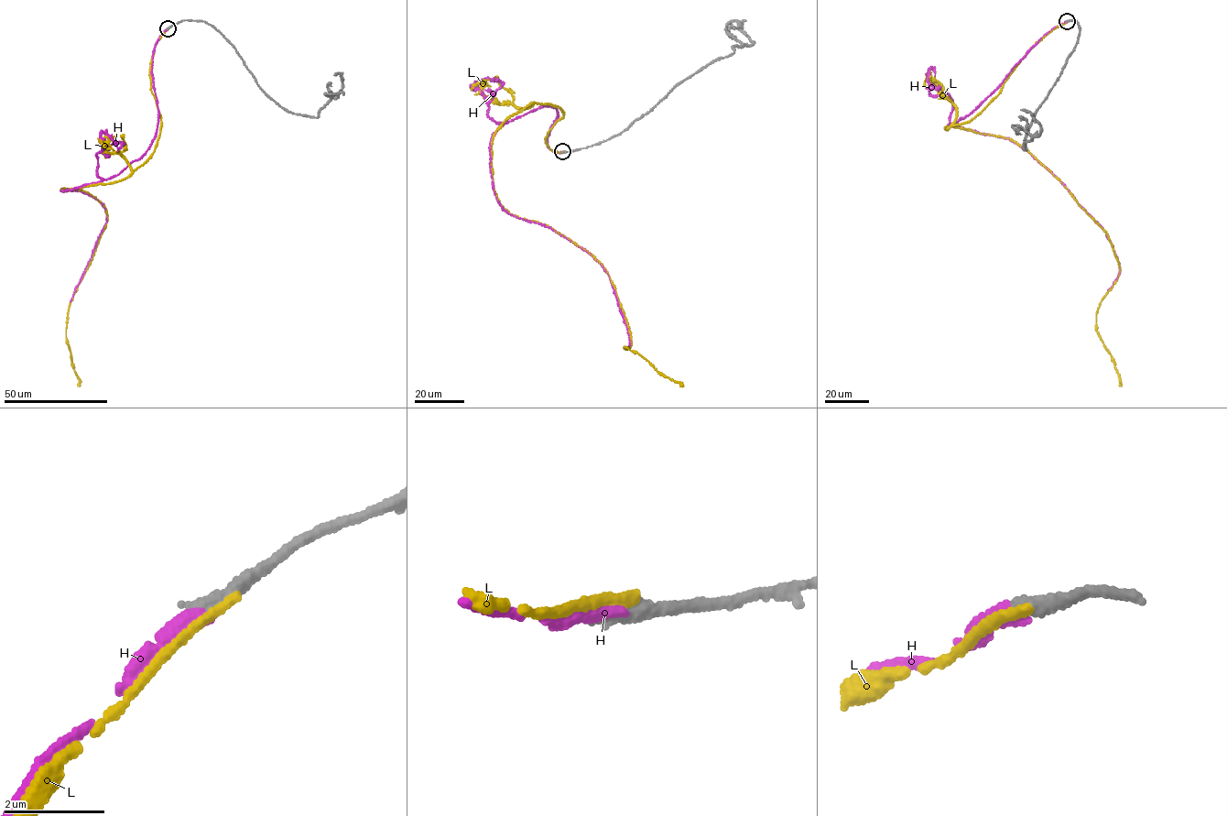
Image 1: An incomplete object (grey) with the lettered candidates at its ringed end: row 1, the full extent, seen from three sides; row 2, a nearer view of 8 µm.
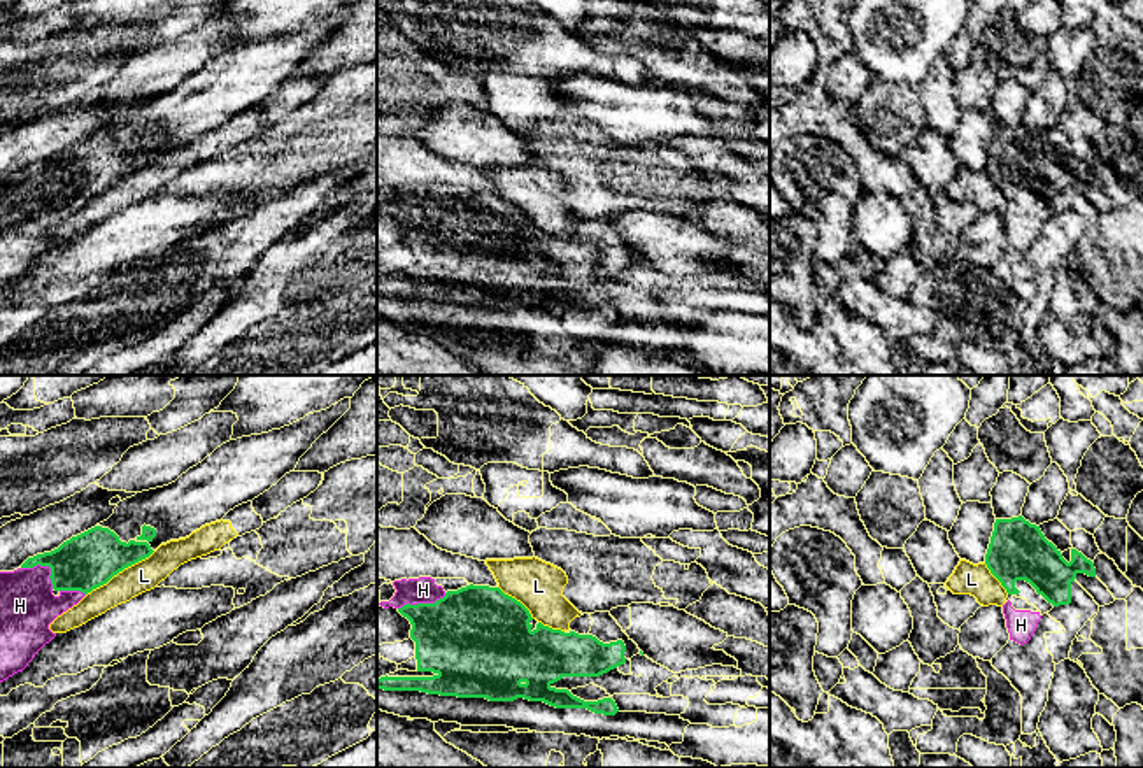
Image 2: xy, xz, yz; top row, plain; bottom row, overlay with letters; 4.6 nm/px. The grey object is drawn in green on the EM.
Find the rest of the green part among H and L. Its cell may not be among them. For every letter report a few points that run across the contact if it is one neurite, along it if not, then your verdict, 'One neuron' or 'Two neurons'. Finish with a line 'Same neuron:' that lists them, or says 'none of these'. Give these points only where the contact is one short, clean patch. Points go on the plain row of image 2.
H: One neuron
L: Two neurons
Same neuron: H

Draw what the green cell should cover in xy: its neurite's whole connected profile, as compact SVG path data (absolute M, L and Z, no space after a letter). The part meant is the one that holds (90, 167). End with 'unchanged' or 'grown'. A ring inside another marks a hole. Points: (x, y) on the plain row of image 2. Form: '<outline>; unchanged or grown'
M95 133L14 179L0 179L0 289L23 279L56 244L49 231L58 223L153 160L147 149L126 151Z; grown

